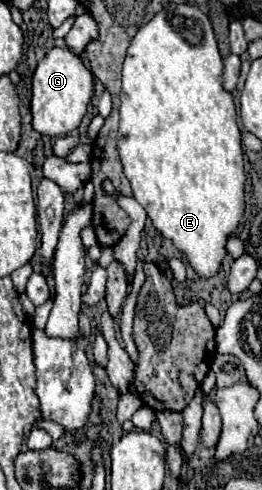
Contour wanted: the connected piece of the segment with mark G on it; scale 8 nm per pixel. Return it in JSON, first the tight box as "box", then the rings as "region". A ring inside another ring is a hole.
{"box":[30,47,94,137],"region":[[[66,47],[50,49],[38,61],[38,67],[32,77],[32,99],[30,99],[32,129],[48,137],[62,137],[64,133],[74,131],[86,113],[92,89],[94,89],[94,75],[86,69],[80,57],[76,57]]]}

